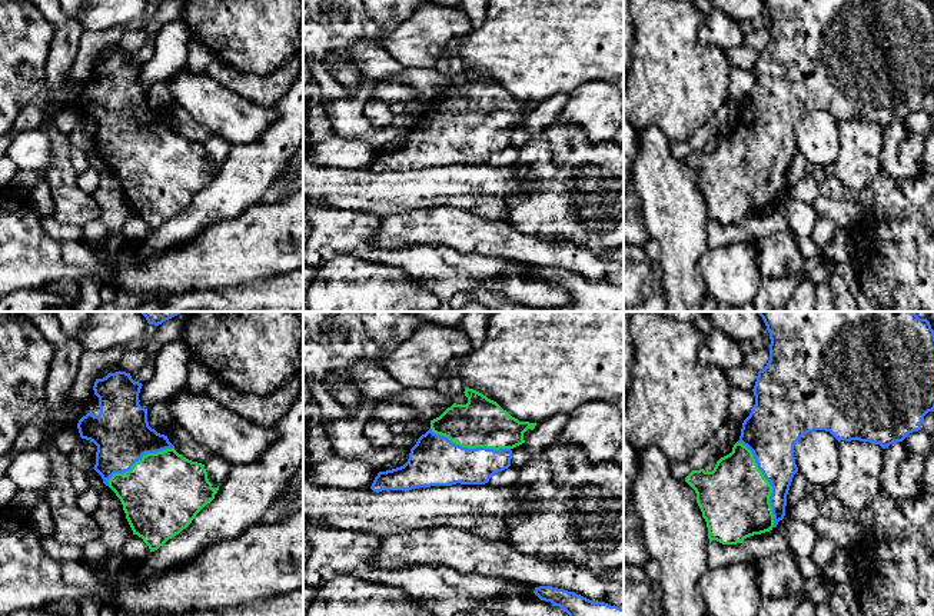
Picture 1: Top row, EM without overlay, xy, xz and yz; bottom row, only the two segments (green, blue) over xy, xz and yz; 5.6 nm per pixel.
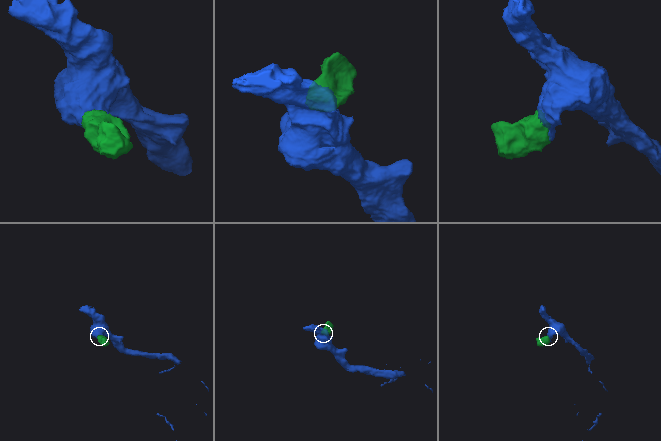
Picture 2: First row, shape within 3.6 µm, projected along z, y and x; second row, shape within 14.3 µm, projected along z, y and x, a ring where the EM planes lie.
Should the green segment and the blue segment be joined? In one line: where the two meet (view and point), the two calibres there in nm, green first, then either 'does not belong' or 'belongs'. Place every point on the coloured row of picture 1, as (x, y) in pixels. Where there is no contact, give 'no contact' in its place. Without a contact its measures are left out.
meets green in yz at (768, 482); 400 nm thick on the green side, 280 nm on the other; belongs

